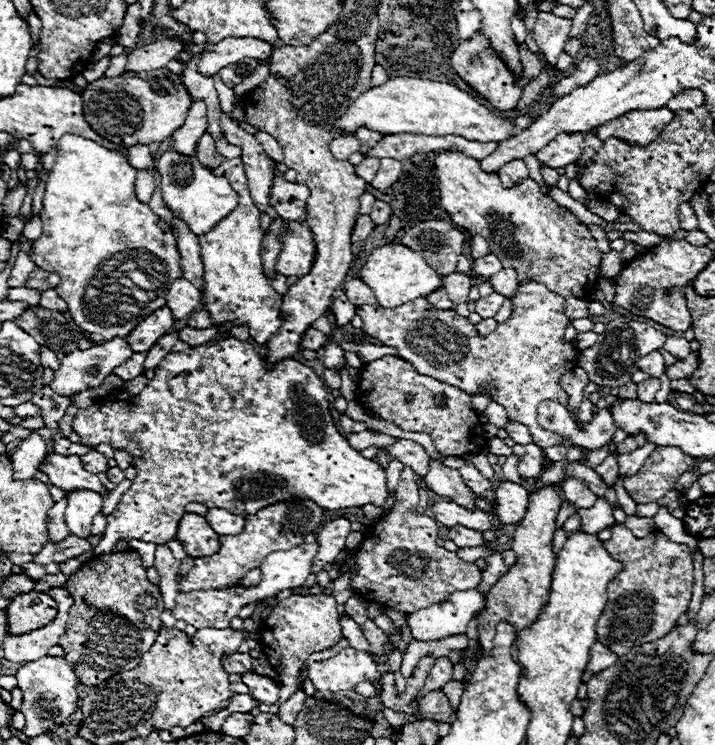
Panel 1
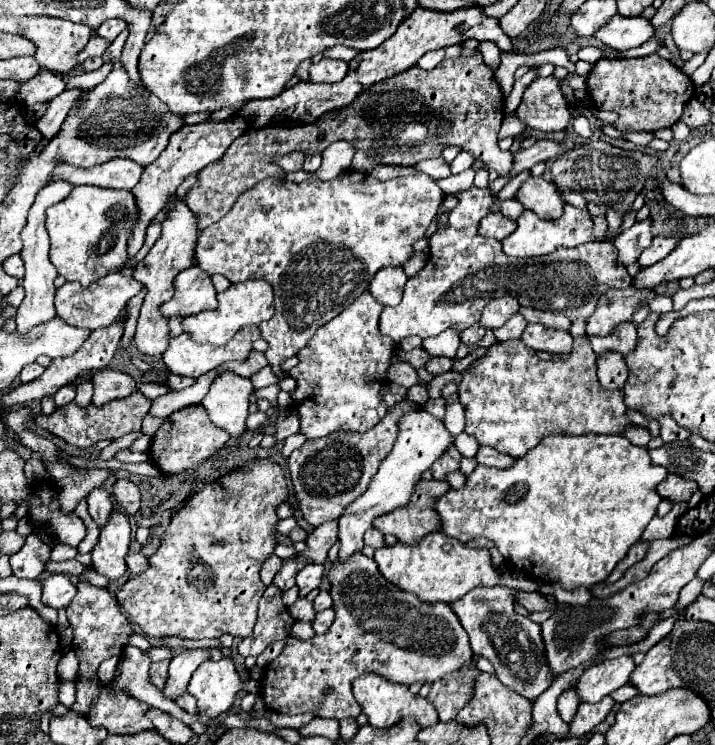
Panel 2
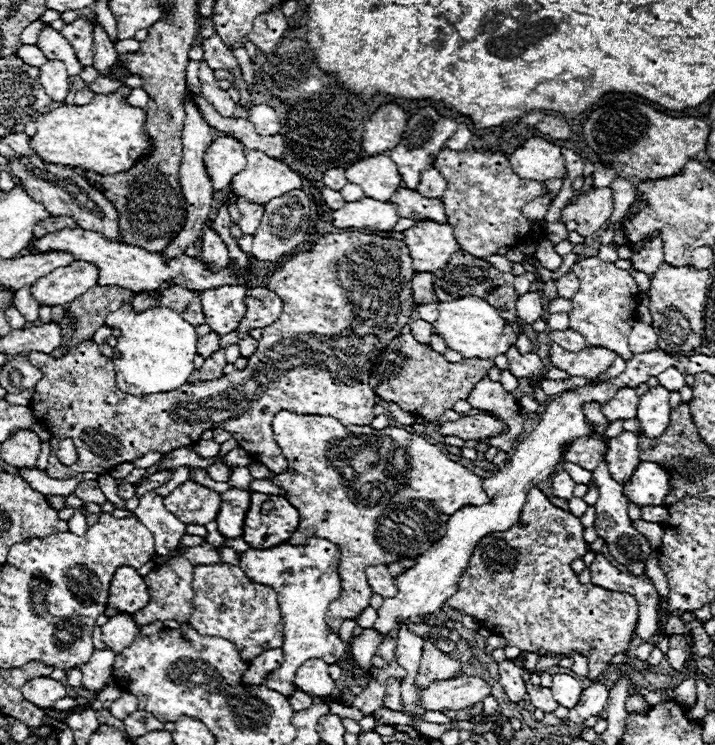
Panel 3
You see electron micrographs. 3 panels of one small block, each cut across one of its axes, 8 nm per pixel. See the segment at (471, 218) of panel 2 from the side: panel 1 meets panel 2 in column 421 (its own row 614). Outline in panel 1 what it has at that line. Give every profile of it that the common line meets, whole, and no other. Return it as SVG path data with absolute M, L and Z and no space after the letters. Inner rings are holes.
M312 594L312 596L290 596L282 600L274 612L260 624L260 646L268 656L268 662L280 672L282 686L290 690L298 690L296 676L300 666L312 652L322 652L332 648L342 638L342 628L338 624L336 600L328 594Z

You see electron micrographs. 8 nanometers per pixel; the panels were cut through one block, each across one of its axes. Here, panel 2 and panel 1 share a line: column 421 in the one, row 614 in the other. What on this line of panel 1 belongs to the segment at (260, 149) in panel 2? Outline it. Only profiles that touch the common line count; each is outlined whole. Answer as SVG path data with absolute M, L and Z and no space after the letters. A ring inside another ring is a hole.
M138 552L94 556L70 576L64 588L72 594L74 606L68 612L68 628L60 646L80 684L96 686L114 674L136 668L142 654L156 642L162 628L160 614L164 612L162 592L146 578Z

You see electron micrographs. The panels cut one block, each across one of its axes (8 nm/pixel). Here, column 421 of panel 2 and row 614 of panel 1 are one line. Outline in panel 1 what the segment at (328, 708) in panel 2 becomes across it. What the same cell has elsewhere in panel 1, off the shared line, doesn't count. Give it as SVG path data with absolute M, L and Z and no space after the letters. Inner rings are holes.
M616 524L612 528L612 538L606 540L604 546L608 548L608 552L612 552L612 556L616 556L616 560L624 564L624 570L618 572L616 578L608 584L608 602L596 622L596 634L602 644L608 644L608 648L612 648L612 652L624 656L640 644L654 642L666 636L676 626L676 620L680 618L680 614L684 614L692 598L694 558L686 544L668 540L660 530L650 532L646 538L634 538L634 534L624 524Z

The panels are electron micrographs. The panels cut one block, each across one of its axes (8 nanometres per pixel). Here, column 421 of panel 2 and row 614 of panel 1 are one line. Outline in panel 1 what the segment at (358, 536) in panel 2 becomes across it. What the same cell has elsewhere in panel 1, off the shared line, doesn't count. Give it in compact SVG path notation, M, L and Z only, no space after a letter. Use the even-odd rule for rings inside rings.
M478 590L454 592L444 602L408 614L408 628L414 640L428 642L466 634L468 622L486 610L486 598Z

